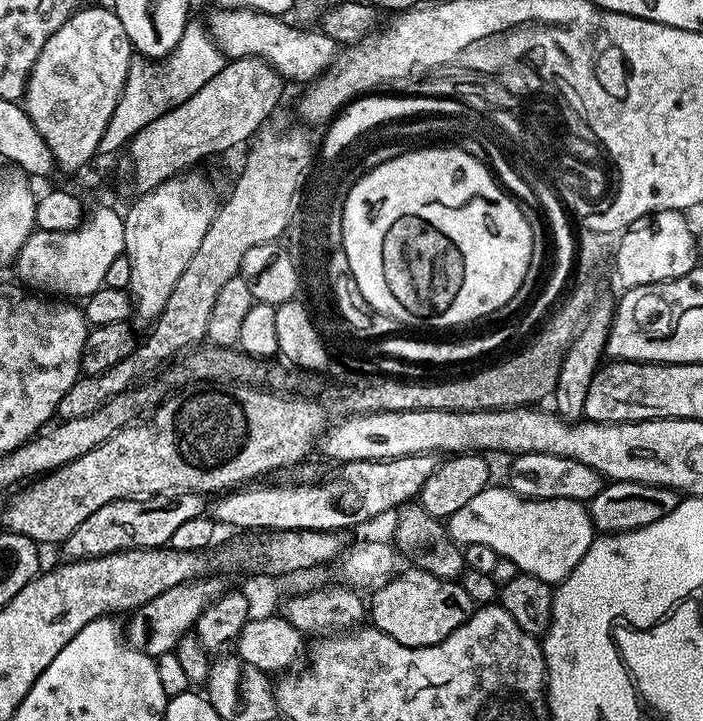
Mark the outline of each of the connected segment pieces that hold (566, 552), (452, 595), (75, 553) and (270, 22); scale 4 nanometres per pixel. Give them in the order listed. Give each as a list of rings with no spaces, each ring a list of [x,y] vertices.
[[[489,486],[446,520],[448,535],[463,546],[490,546],[502,559],[509,559],[526,576],[550,585],[563,582],[582,562],[594,539],[592,515],[585,501],[570,498],[527,500],[507,486]]]
[[[415,566],[409,569],[371,593],[370,620],[382,634],[390,634],[402,646],[434,646],[471,618],[474,605],[459,582],[426,574],[426,570]]]
[[[199,492],[161,494],[139,500],[115,500],[94,510],[94,514],[90,514],[90,518],[86,518],[86,522],[82,522],[82,526],[78,526],[78,530],[74,530],[74,534],[70,534],[70,538],[64,541],[62,551],[68,560],[89,560],[95,556],[124,552],[127,548],[163,548],[171,541],[174,530],[182,526],[182,522],[190,522],[190,518],[205,511],[204,500],[205,497]]]
[[[216,8],[209,14],[208,20],[216,45],[223,50],[225,57],[256,56],[271,64],[277,74],[288,82],[293,80],[303,86],[311,85],[333,66],[338,55],[336,40],[322,30],[303,32],[295,28],[300,27],[295,23],[287,24],[287,19],[265,12],[255,12],[249,8]]]

